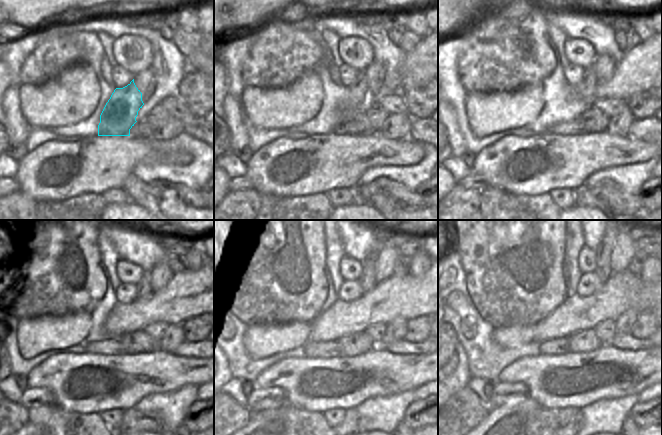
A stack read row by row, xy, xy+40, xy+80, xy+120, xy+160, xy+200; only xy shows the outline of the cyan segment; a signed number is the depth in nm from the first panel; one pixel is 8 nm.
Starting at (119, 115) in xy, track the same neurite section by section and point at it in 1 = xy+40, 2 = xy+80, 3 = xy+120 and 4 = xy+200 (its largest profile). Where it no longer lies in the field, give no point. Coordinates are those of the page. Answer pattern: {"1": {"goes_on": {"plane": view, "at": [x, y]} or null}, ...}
{"1": {"goes_on": {"plane": "xy+40", "at": [358, 97]}}, "2": {"goes_on": {"plane": "xy+80", "at": [586, 86]}}, "3": {"goes_on": {"plane": "xy+120", "at": [144, 290]}}, "4": {"goes_on": {"plane": "xy+200", "at": [604, 250]}}}

